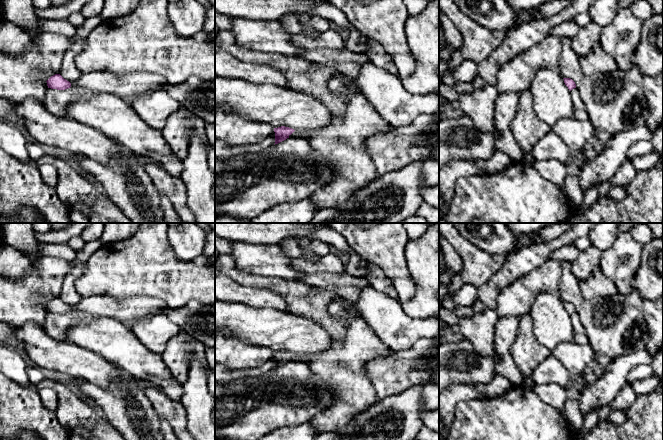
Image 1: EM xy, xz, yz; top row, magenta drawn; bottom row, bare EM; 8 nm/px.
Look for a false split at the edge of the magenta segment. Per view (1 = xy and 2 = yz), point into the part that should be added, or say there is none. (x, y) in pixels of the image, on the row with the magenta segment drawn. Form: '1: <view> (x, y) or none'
1: xy (127, 86)
2: none

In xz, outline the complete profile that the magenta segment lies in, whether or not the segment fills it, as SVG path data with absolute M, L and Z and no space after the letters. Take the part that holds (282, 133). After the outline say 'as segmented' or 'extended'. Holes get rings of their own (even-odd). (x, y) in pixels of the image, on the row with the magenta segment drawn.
M281 126L278 128L274 128L275 132L275 144L278 144L287 138L294 132L295 130L289 127Z | as segmented

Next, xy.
M89 72L70 83L60 74L51 76L47 81L48 88L65 90L70 87L82 87L98 93L110 93L125 100L140 96L151 90L163 89L165 79L155 73L137 72L118 76L110 72Z | extended

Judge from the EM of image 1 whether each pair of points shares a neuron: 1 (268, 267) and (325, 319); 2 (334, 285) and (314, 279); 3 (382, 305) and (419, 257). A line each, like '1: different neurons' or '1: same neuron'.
1: different neurons
2: same neuron
3: different neurons

